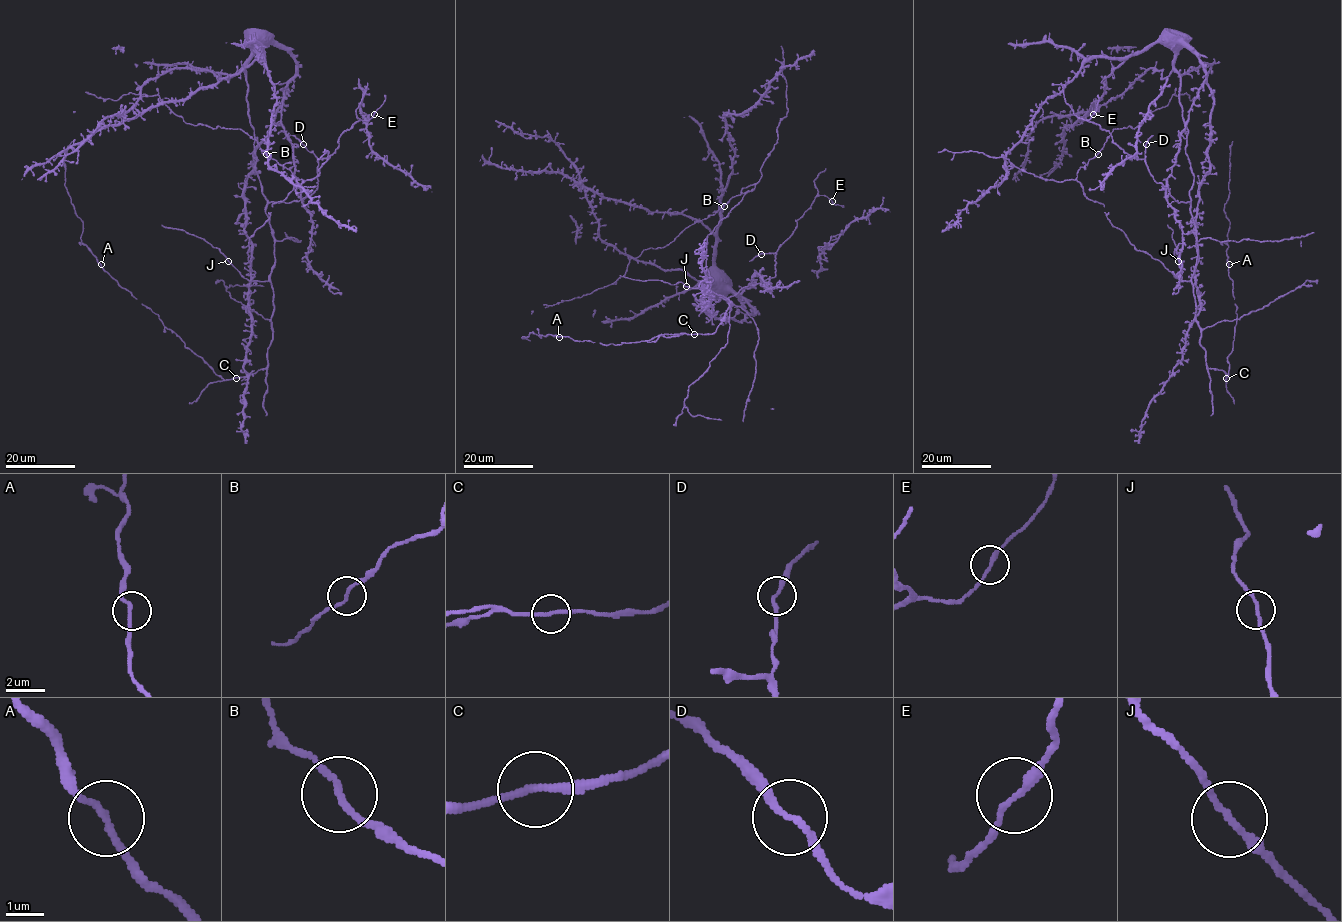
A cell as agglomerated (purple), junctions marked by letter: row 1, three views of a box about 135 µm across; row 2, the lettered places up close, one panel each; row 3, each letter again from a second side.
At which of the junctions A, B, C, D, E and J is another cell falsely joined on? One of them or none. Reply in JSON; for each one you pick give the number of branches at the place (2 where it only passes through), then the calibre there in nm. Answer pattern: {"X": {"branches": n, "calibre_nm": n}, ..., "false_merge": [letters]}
{"false_merge": []}

